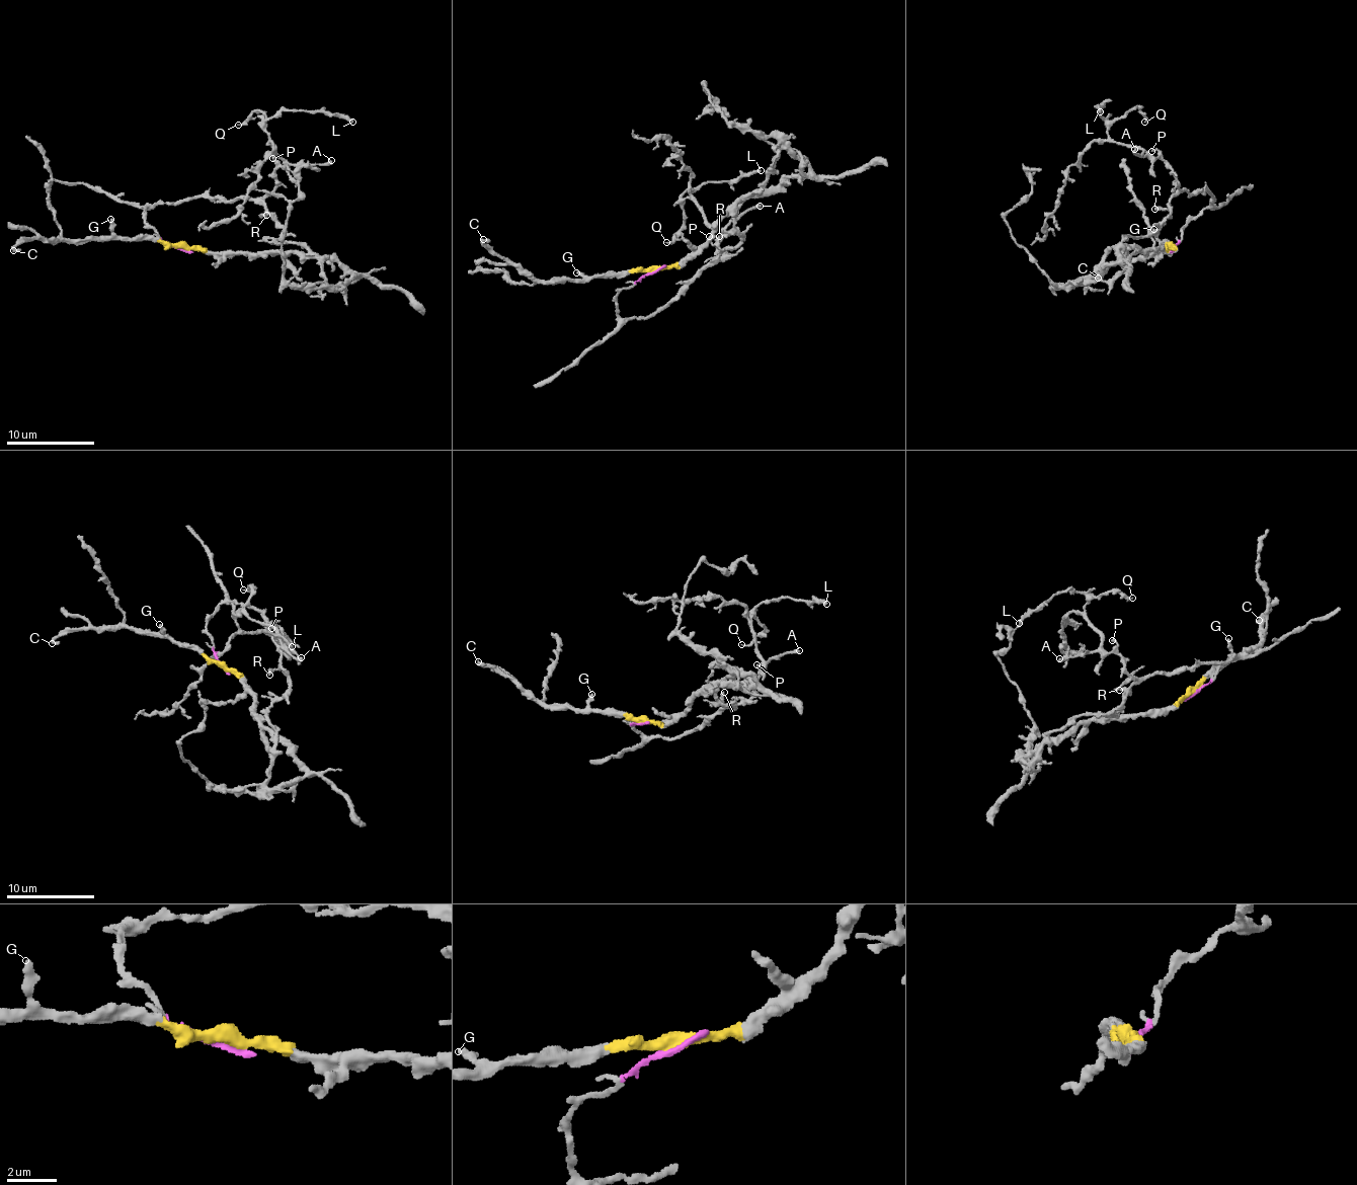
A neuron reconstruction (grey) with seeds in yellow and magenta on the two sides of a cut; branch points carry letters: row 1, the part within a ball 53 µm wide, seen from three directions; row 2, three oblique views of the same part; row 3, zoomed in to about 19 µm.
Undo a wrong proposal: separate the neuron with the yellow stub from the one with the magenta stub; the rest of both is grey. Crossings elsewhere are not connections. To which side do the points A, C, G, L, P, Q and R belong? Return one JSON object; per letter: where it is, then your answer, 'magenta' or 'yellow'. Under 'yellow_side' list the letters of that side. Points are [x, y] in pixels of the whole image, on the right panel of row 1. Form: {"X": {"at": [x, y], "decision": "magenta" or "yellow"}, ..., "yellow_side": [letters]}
{"A": {"at": [1134, 149], "decision": "magenta"}, "C": {"at": [1098, 278], "decision": "yellow"}, "G": {"at": [1153, 229], "decision": "yellow"}, "L": {"at": [1100, 111], "decision": "magenta"}, "P": {"at": [1151, 151], "decision": "magenta"}, "Q": {"at": [1144, 122], "decision": "magenta"}, "R": {"at": [1154, 209], "decision": "magenta"}, "yellow_side": ["C", "G"]}

